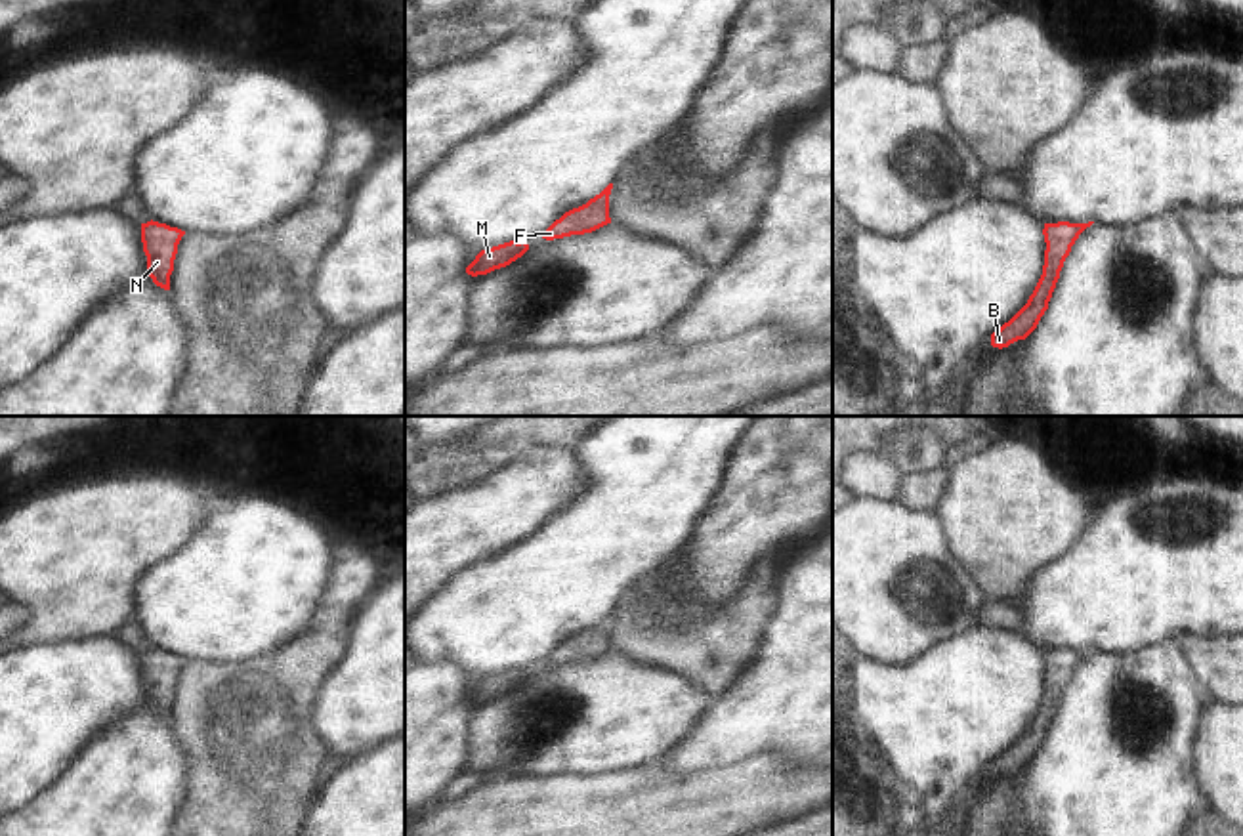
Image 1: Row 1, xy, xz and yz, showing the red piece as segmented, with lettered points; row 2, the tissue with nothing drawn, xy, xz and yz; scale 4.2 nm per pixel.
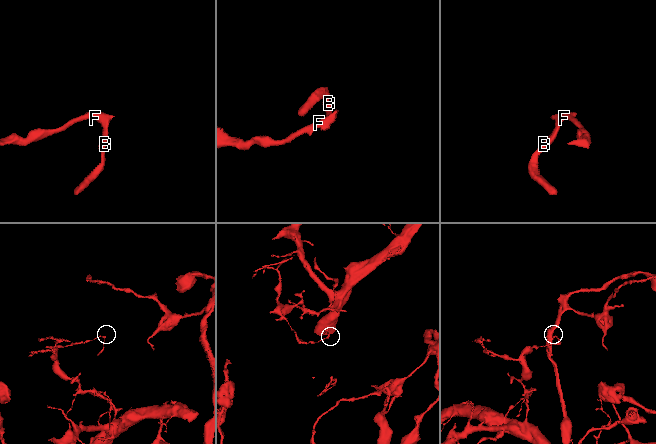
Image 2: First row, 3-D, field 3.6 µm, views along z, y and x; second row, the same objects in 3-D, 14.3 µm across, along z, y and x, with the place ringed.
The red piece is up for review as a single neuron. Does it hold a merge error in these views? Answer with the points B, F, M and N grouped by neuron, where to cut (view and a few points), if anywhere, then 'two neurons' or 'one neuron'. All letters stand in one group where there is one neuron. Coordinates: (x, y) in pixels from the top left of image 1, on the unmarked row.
groups B F M N; cut none; one neuron

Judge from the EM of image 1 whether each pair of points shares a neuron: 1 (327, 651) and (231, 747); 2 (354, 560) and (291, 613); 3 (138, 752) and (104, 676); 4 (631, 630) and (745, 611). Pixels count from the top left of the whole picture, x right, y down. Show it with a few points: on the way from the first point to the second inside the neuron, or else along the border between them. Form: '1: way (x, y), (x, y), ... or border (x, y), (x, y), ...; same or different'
1: way (304, 674), (254, 724); same
2: border (337, 558), (331, 585), (319, 604); different
3: border (147, 703), (132, 709), (86, 745); different
4: way (659, 632), (716, 632); same

